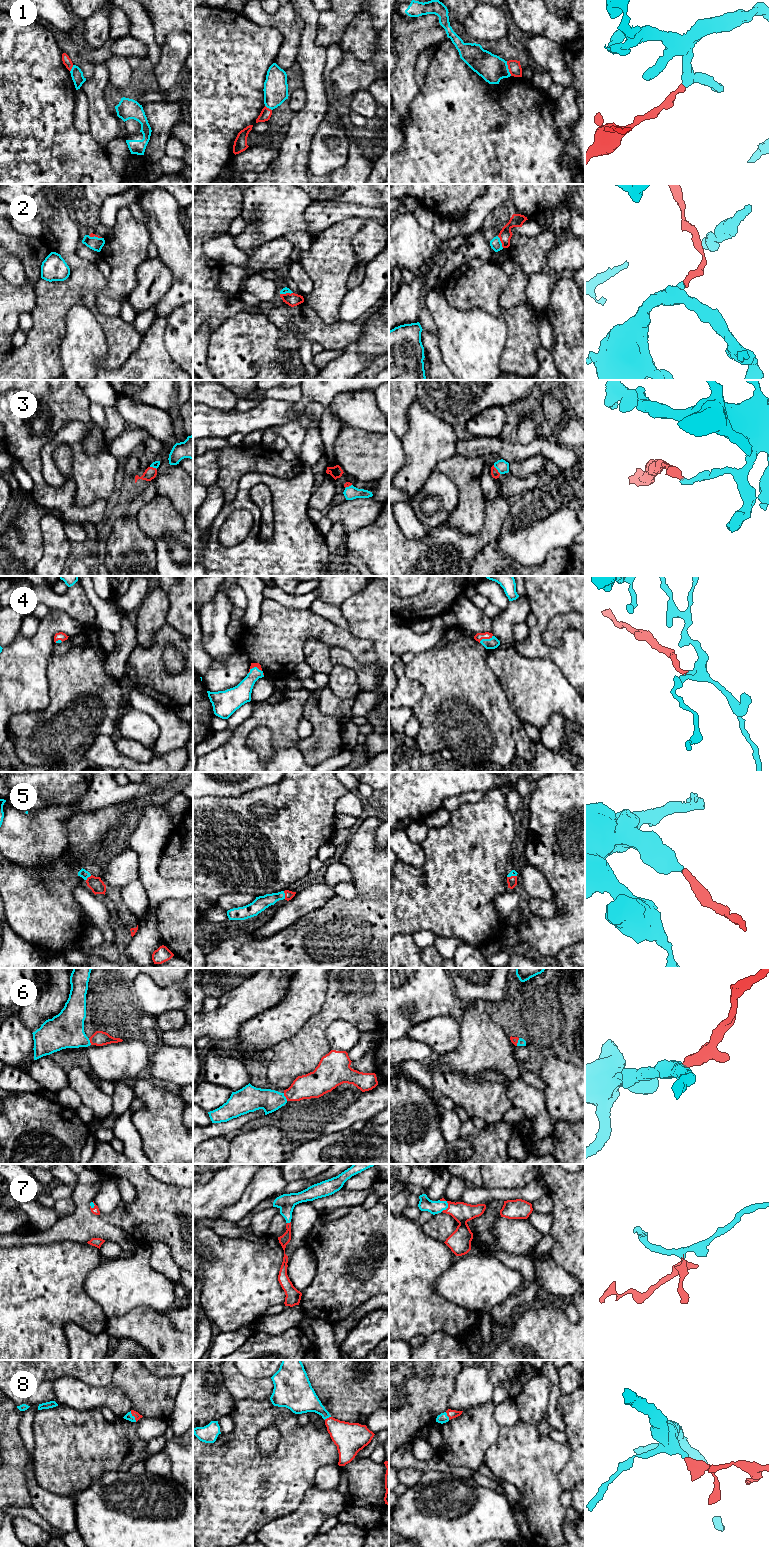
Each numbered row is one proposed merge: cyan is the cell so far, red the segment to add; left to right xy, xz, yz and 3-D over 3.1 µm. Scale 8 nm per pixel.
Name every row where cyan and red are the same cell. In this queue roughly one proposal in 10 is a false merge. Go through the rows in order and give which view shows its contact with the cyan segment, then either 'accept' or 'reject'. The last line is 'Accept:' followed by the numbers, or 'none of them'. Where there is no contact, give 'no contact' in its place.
1: meets cyan in yz; reject
2: meets cyan in yz; accept
3: meets cyan in yz; accept
4: meets cyan in xz; accept
5: meets cyan in xz; accept
6: meets cyan in xz; accept
7: meets cyan in yz; accept
8: meets cyan in xy; accept
Accept: 2, 3, 4, 5, 6, 7, 8

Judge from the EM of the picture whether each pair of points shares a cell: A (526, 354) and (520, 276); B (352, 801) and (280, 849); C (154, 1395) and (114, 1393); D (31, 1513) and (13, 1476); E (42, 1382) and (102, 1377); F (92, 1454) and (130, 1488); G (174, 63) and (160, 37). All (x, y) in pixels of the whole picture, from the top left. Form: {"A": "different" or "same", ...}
{"A": "different", "B": "different", "C": "different", "D": "different", "E": "same", "F": "different", "G": "different"}

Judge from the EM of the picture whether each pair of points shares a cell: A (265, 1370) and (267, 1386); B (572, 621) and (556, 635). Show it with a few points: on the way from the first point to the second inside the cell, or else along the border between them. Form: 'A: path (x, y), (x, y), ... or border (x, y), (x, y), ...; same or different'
A: border (243, 1374), (249, 1378), (270, 1378); different
B: path (568, 622), (559, 631); same

